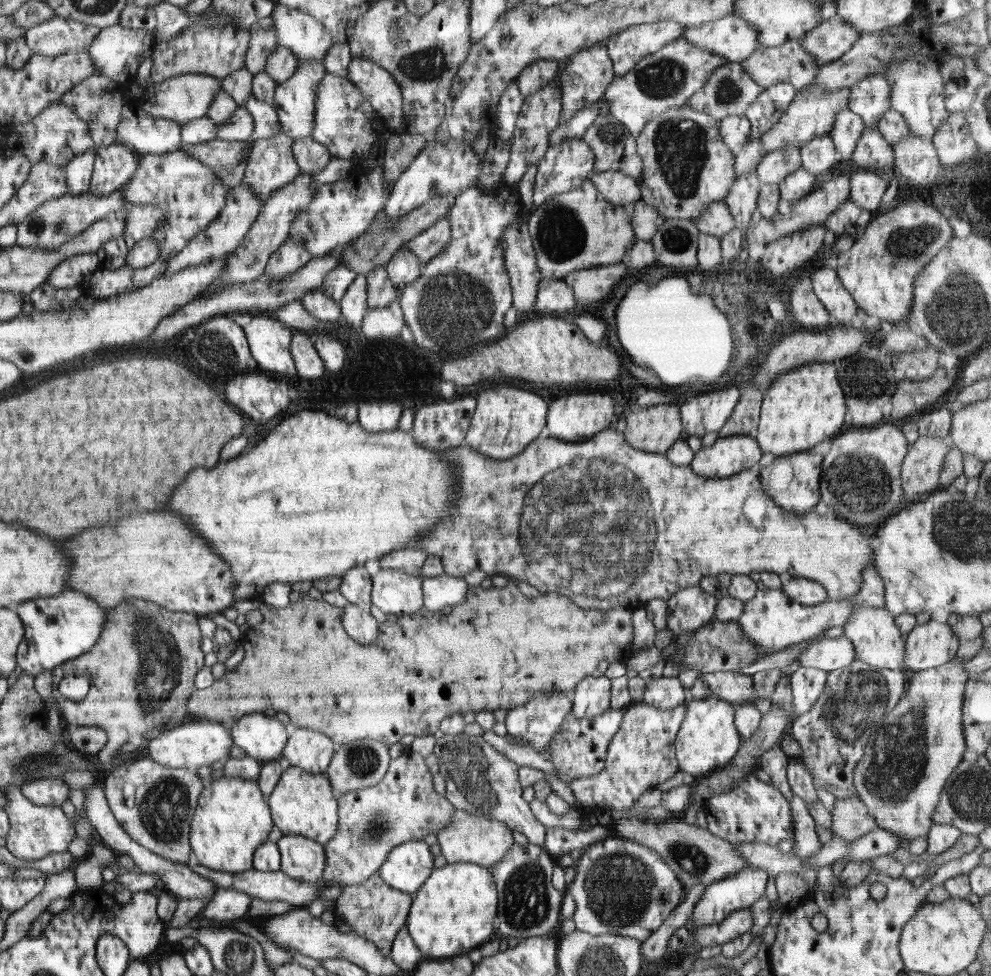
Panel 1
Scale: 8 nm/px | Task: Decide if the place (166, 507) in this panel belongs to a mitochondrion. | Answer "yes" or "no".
no

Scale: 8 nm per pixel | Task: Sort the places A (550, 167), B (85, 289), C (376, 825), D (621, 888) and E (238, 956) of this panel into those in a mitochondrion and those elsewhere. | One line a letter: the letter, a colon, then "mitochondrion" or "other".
A: other
B: other
C: mitochondrion
D: mitochondrion
E: mitochondrion

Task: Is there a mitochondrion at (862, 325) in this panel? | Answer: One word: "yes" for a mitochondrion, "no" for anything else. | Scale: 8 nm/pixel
no

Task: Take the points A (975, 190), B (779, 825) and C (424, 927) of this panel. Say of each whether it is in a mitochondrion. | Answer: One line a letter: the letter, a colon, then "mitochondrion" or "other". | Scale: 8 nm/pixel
A: other
B: other
C: other

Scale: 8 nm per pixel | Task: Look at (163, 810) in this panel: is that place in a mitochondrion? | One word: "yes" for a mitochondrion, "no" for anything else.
yes

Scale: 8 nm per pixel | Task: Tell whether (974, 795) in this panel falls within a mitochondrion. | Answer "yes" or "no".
yes

